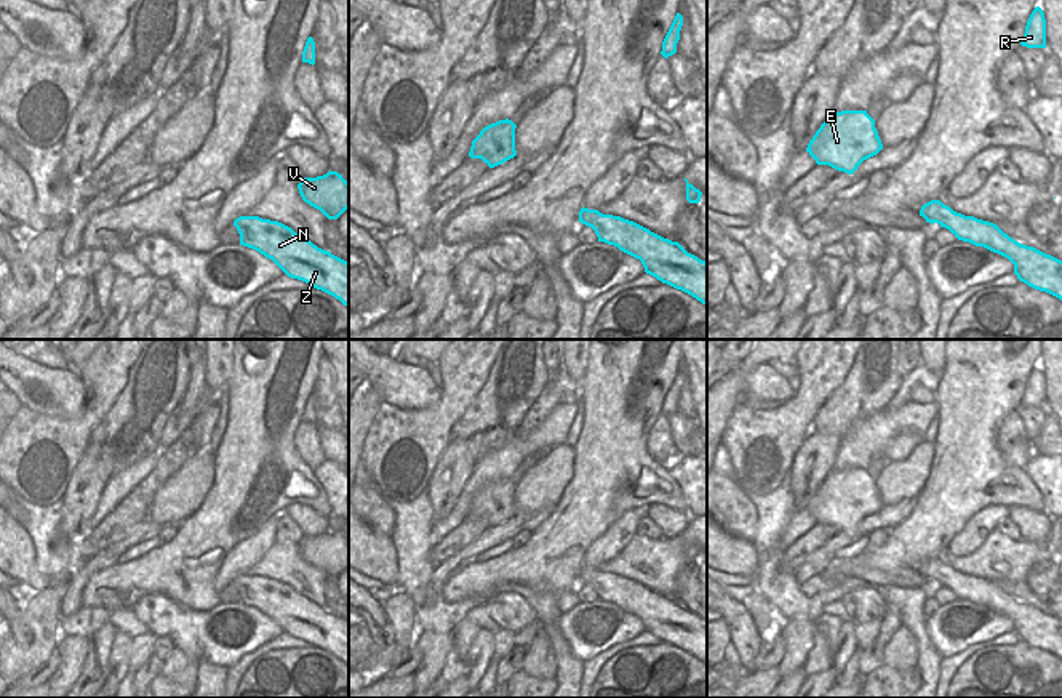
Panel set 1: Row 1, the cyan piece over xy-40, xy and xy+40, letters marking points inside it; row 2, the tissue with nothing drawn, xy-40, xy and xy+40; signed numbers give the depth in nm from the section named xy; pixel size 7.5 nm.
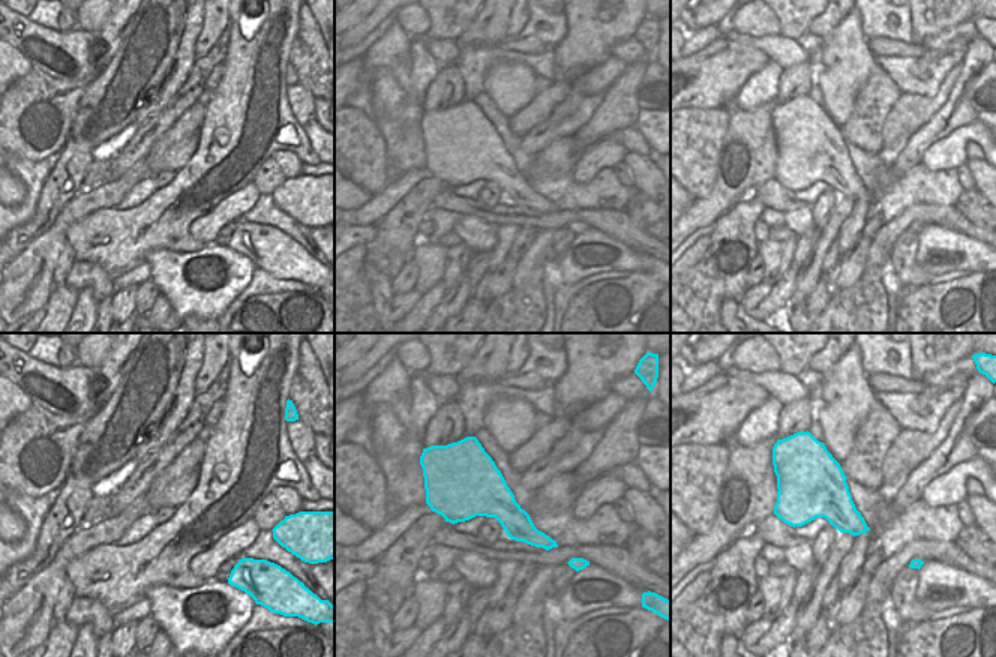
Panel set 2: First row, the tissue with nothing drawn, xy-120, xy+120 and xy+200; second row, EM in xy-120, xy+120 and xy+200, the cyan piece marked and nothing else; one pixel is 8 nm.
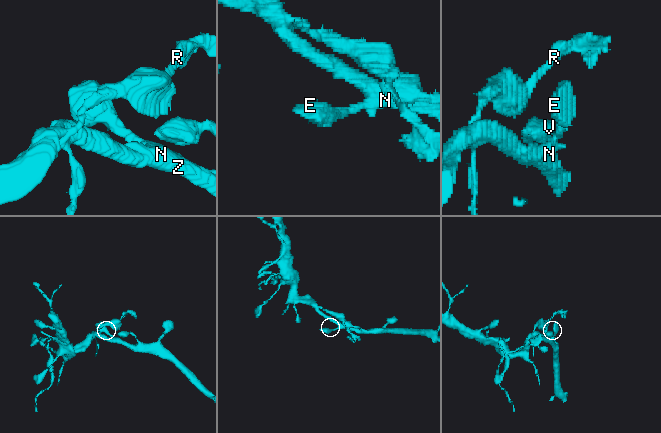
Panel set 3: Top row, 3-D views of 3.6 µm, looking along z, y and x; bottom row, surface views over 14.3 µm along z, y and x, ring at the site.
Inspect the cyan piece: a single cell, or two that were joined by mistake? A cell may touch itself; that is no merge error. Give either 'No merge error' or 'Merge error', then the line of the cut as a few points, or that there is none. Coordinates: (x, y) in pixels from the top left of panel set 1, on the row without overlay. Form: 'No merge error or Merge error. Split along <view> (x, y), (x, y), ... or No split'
No merge error. No split.

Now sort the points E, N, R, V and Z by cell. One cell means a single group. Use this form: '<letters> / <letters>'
E N R V Z

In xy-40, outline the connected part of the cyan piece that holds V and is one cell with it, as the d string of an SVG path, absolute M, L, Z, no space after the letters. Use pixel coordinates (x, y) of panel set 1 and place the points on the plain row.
M337 530L302 536L297 548L302 559L328 578L337 578L349 567L349 541Z

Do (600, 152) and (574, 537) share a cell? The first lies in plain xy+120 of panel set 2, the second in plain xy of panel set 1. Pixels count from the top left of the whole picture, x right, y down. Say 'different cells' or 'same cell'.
different cells

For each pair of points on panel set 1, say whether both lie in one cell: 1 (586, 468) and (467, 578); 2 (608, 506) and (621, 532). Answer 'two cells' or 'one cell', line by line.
1: one cell
2: two cells

